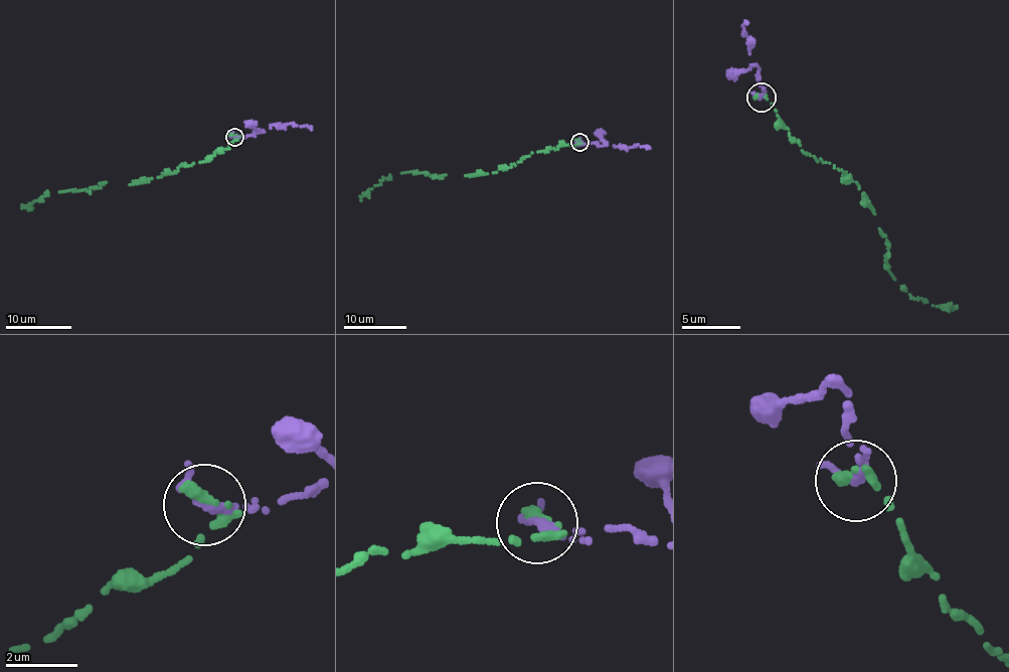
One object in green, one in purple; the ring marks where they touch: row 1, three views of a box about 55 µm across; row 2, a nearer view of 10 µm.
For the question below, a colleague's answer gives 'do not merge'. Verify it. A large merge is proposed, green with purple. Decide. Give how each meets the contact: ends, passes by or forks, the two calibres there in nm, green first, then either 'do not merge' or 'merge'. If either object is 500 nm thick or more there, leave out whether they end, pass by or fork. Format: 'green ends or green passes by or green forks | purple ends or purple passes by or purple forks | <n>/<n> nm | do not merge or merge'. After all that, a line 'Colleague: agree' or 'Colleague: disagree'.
green ends | purple ends | 320/340 nm | merge
Colleague: disagree

